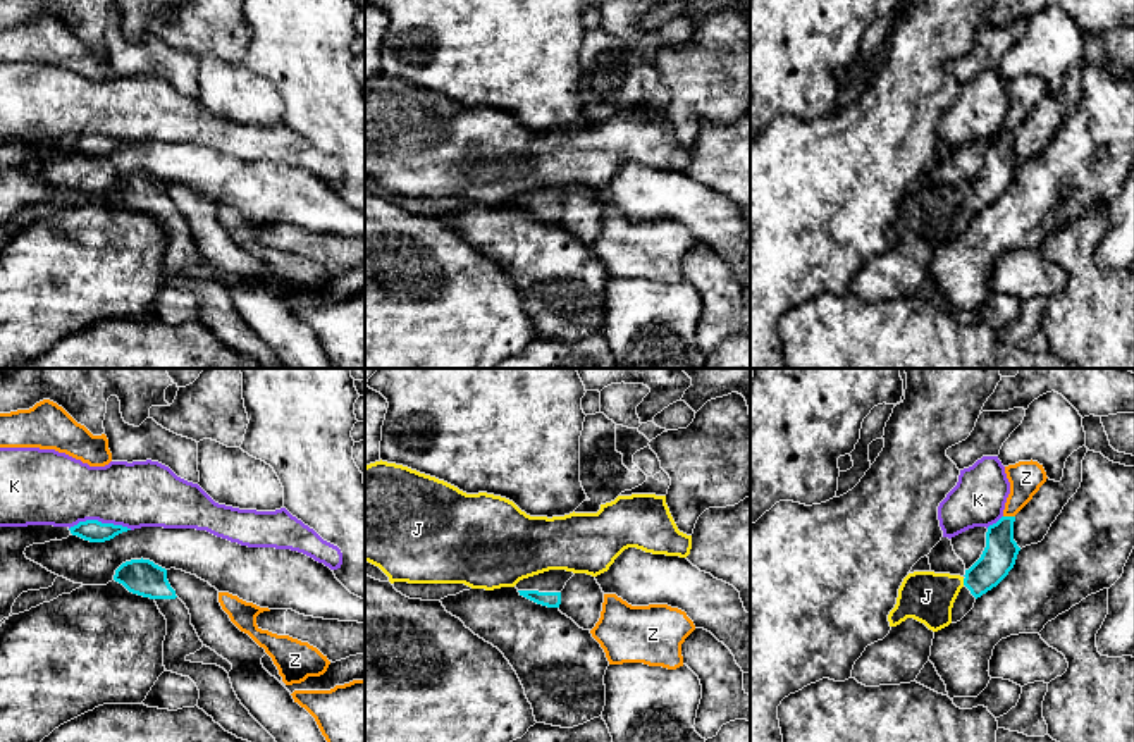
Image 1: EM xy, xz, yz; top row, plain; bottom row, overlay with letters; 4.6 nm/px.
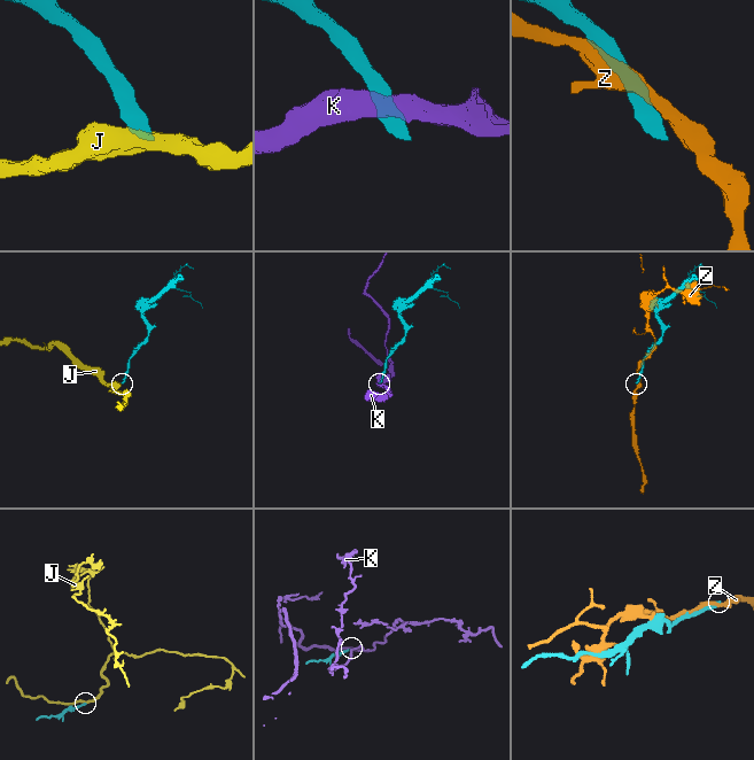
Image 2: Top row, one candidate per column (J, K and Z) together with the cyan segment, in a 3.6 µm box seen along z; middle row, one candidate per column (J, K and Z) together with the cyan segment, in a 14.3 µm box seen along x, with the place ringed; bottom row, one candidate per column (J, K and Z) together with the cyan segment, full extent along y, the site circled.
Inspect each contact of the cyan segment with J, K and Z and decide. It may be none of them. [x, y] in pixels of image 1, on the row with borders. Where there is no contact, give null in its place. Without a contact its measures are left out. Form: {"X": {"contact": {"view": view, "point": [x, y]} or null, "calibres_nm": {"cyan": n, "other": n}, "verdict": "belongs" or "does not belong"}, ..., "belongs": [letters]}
{"J": {"contact": {"view": "yz", "point": [964, 582]}, "calibres_nm": {"cyan": 160, "other": 240}, "verdict": "does not belong"}, "K": {"contact": {"view": "xy", "point": [100, 522]}, "calibres_nm": {"cyan": 110, "other": 320}, "verdict": "does not belong"}, "Z": {"contact": {"view": "yz", "point": [1009, 517]}, "calibres_nm": {"cyan": 160, "other": 160}, "verdict": "does not belong"}, "belongs": []}

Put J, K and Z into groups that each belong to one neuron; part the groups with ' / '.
J / K / Z

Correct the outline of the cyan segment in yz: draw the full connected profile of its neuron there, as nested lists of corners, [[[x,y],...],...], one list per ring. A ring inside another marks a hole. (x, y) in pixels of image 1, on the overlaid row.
[[[1001,516],[988,527],[981,558],[965,570],[964,587],[952,608],[952,623],[960,621],[974,608],[976,599],[996,587],[1014,568],[1020,551],[1014,541],[1014,522],[1015,516]]]

